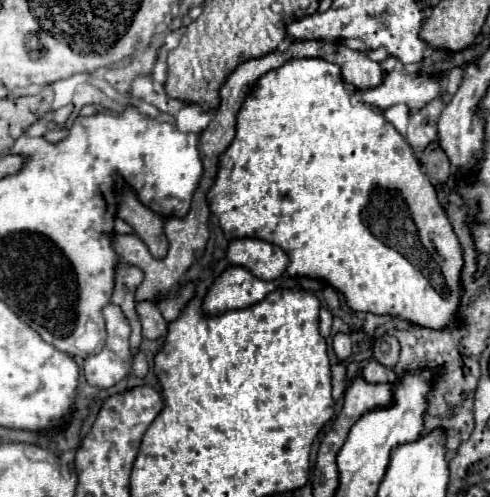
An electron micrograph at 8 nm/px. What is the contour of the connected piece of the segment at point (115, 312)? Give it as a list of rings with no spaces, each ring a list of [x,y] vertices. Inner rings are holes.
[[[108,304],[104,308],[104,318],[108,330],[106,344],[98,354],[84,360],[86,380],[98,388],[110,388],[118,384],[130,372],[134,360],[130,350],[130,322],[122,308]]]

